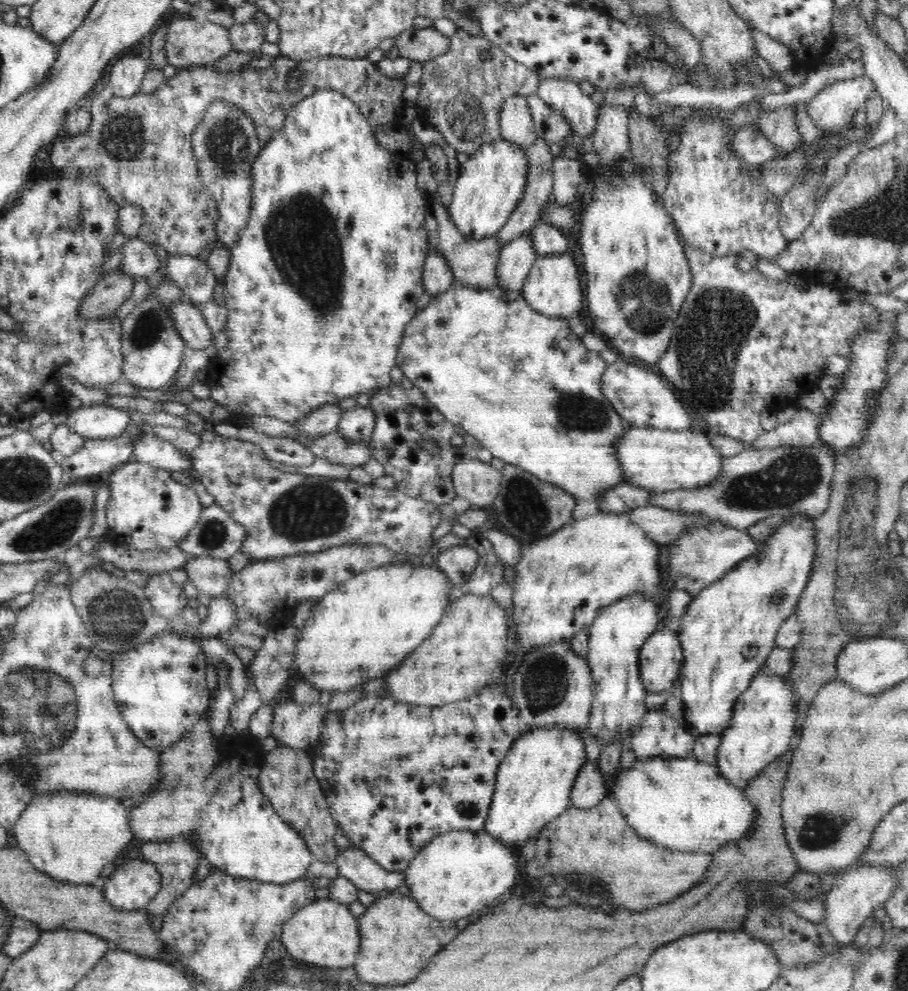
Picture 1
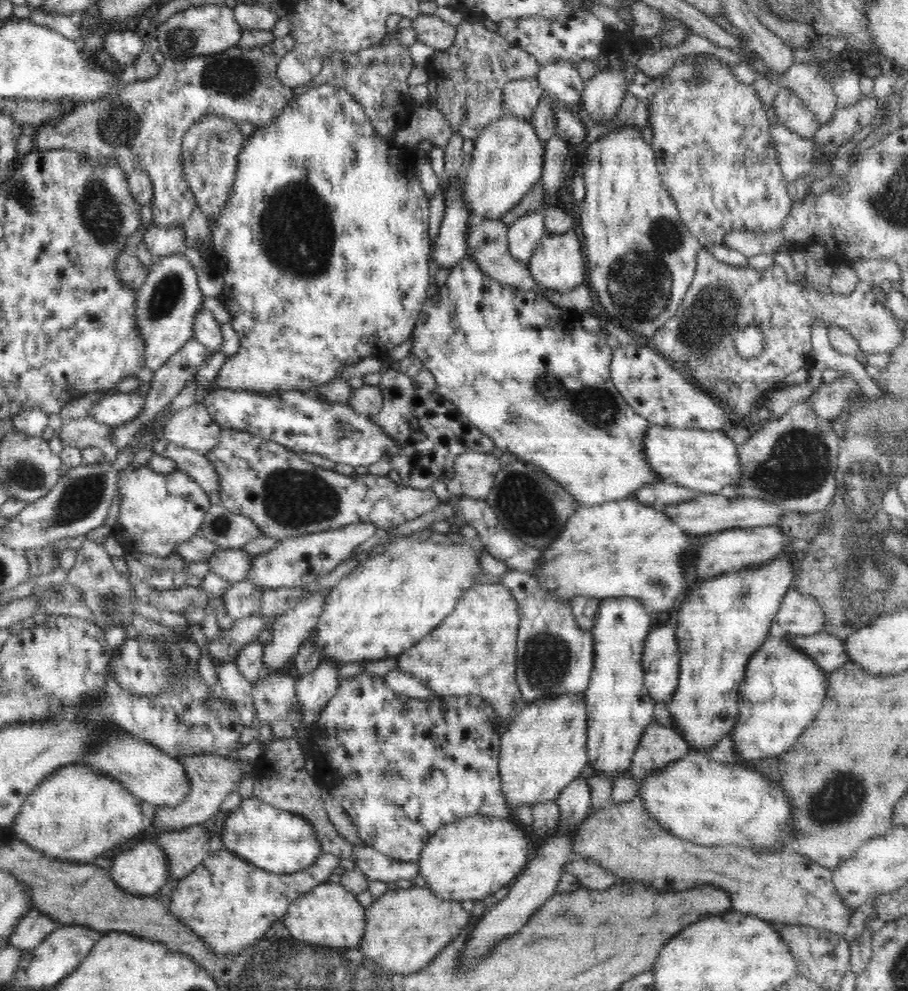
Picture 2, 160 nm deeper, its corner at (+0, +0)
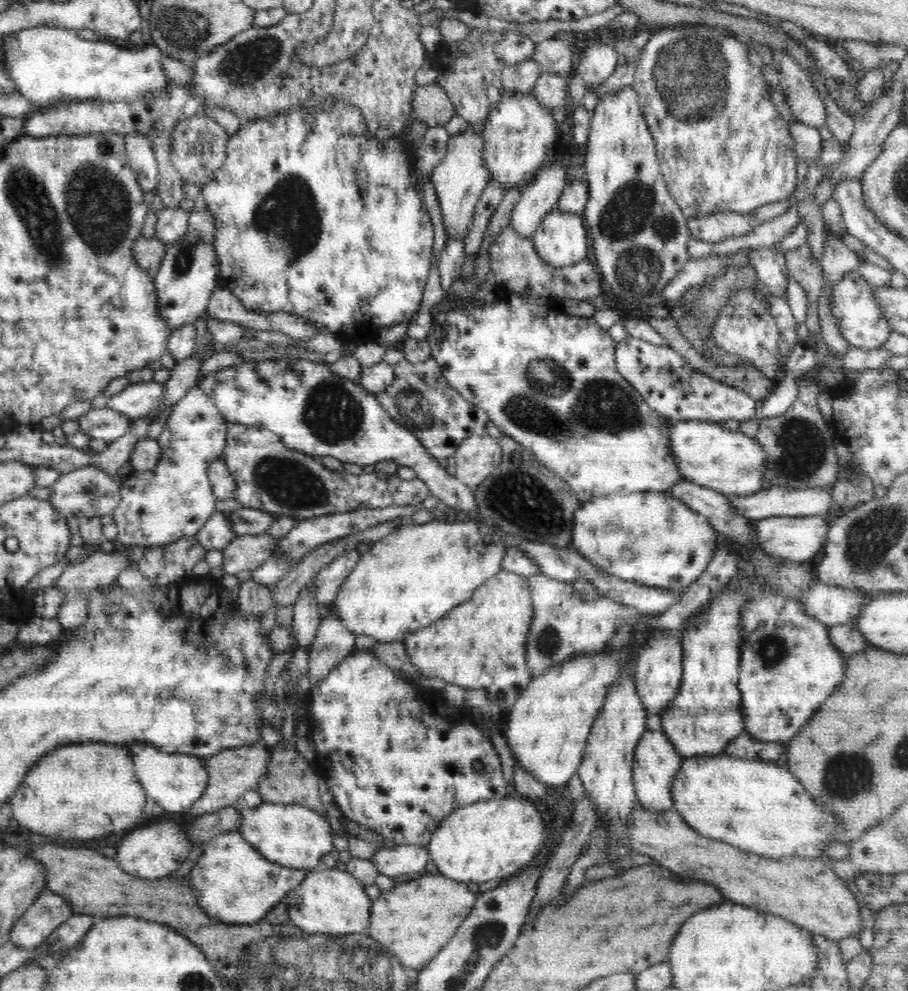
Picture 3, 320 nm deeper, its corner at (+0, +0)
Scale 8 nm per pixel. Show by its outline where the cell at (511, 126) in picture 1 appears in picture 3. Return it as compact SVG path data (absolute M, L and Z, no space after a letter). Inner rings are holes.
M523 59L522 62L506 66L502 70L502 83L505 92L530 93L536 80L540 78L542 67L538 62Z

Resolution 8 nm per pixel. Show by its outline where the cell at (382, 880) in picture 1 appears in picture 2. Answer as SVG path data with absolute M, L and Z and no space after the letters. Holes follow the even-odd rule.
M364 844L355 845L351 858L369 881L396 882L418 876L418 861L399 861Z

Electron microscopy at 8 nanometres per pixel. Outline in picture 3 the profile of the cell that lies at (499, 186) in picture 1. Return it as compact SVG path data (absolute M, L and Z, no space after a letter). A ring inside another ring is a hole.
M504 92L501 100L490 109L484 123L482 160L488 167L490 183L496 181L506 190L524 187L547 161L550 146L557 141L558 134L552 111L542 105L533 92Z

